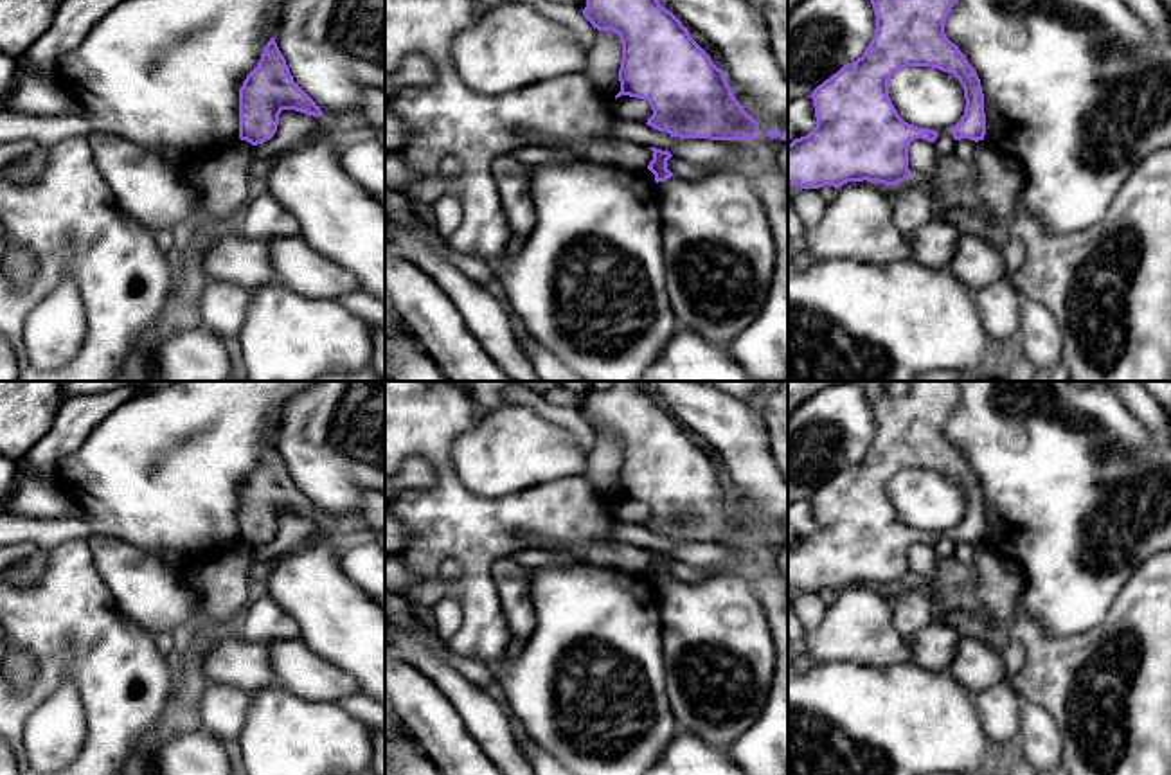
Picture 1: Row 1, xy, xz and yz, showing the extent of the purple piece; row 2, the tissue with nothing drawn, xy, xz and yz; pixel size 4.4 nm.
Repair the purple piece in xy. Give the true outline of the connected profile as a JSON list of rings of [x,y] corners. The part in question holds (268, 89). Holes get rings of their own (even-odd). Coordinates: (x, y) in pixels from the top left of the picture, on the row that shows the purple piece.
[[[275,38],[239,88],[239,138],[252,146],[270,140],[279,126],[282,110],[320,117],[322,110],[293,81]]]

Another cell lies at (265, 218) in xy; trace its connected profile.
[[[264,192],[248,201],[236,230],[248,239],[268,241],[299,236],[300,225],[291,210],[284,209],[270,192]]]

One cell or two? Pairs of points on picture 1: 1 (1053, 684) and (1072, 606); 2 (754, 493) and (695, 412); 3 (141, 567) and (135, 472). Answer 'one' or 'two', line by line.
1: two
2: one
3: two

